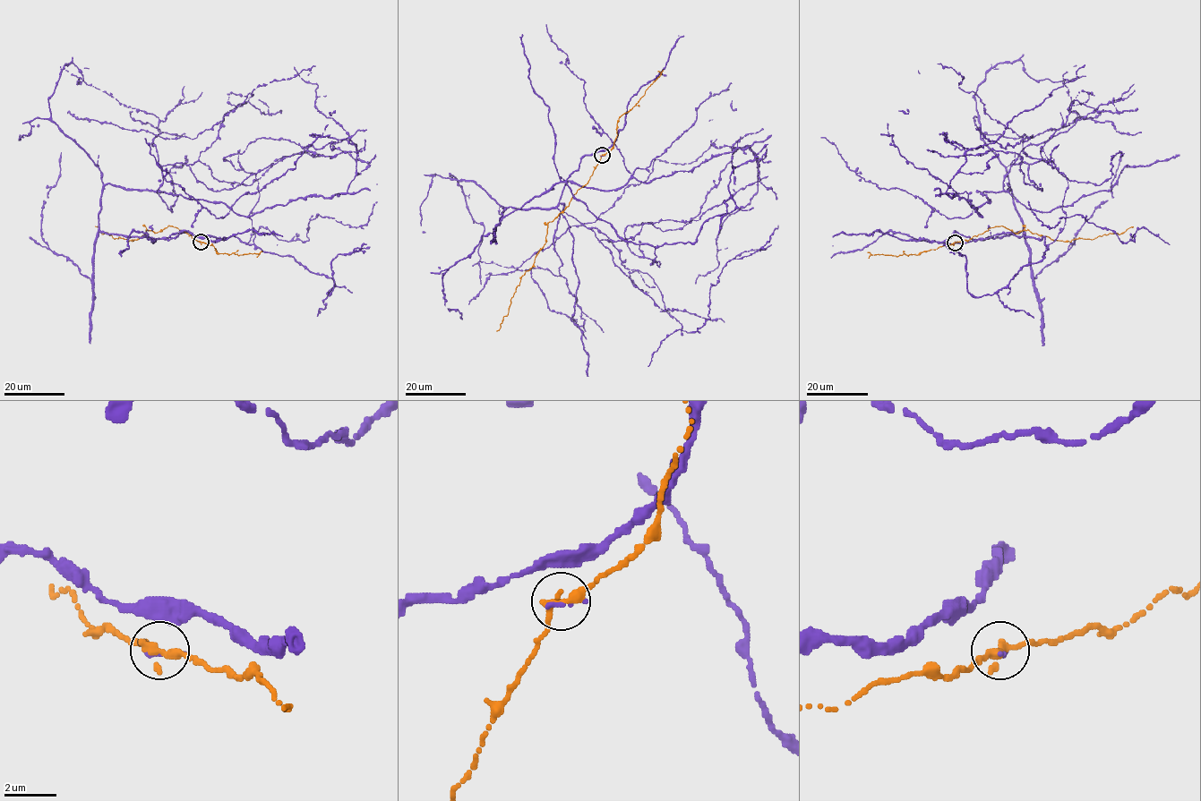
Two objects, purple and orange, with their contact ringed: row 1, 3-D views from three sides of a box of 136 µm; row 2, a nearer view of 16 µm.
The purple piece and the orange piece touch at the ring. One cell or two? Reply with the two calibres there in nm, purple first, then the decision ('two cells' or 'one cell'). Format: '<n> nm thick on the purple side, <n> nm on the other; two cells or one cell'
150 nm thick on the purple side, 320 nm on the other; one cell

